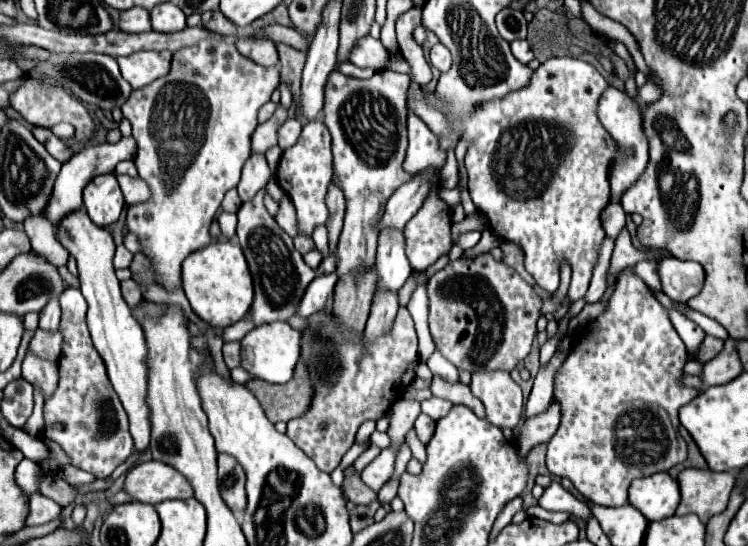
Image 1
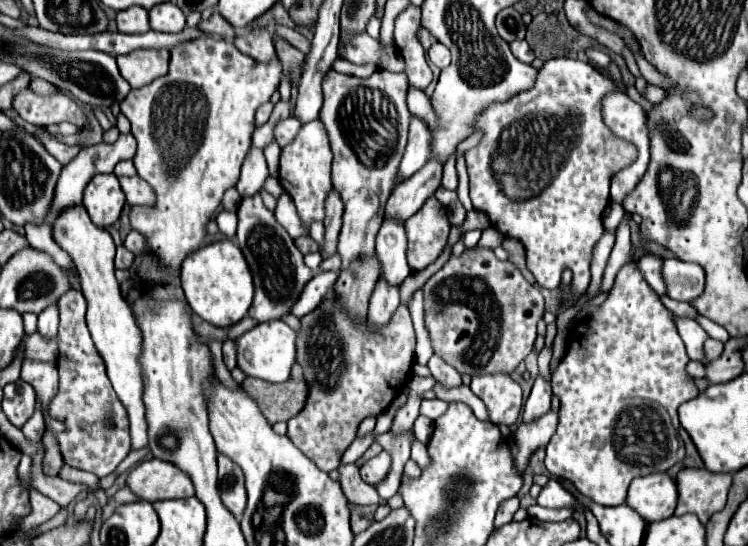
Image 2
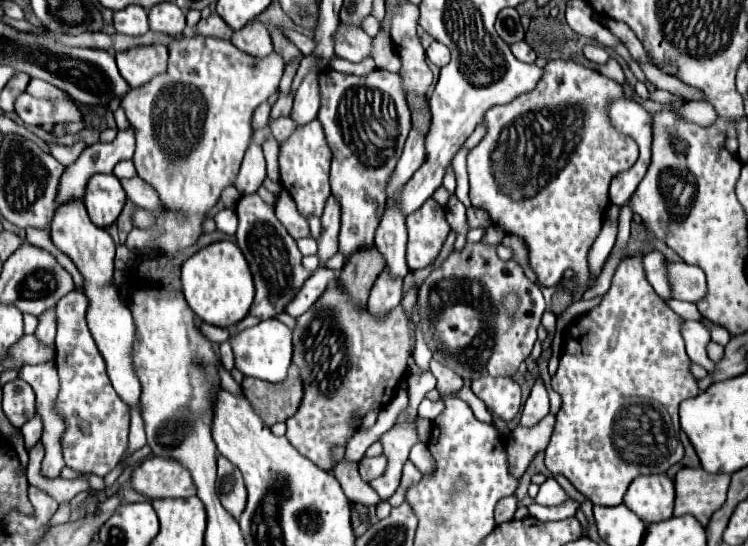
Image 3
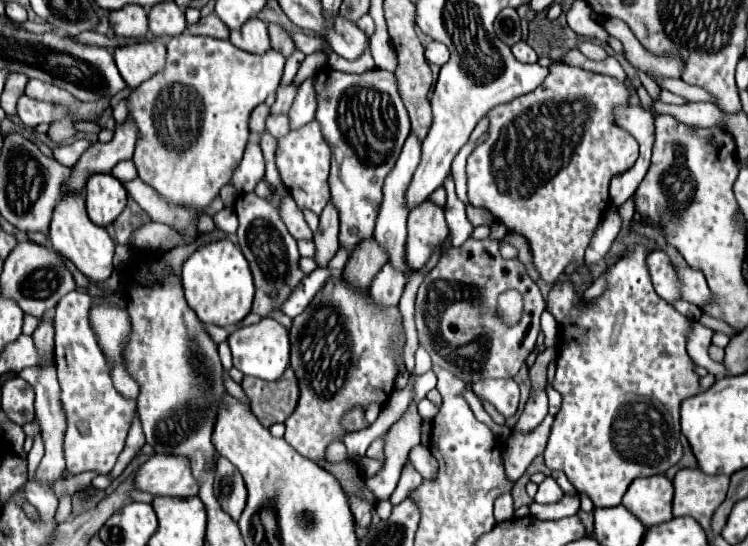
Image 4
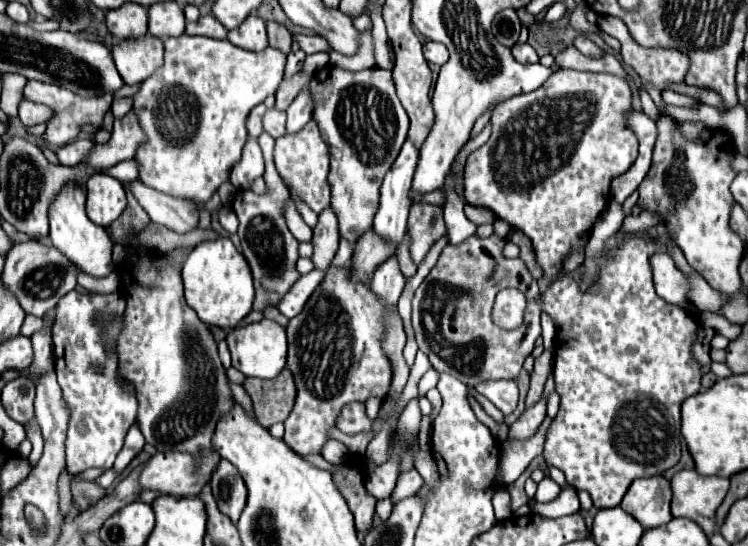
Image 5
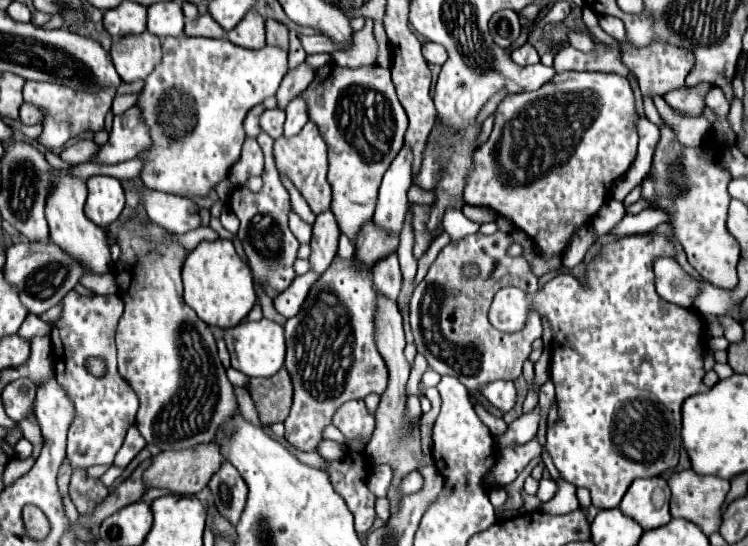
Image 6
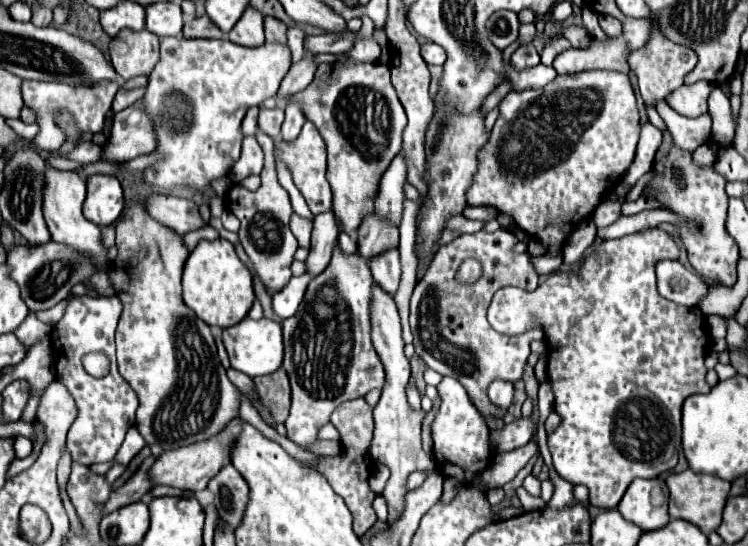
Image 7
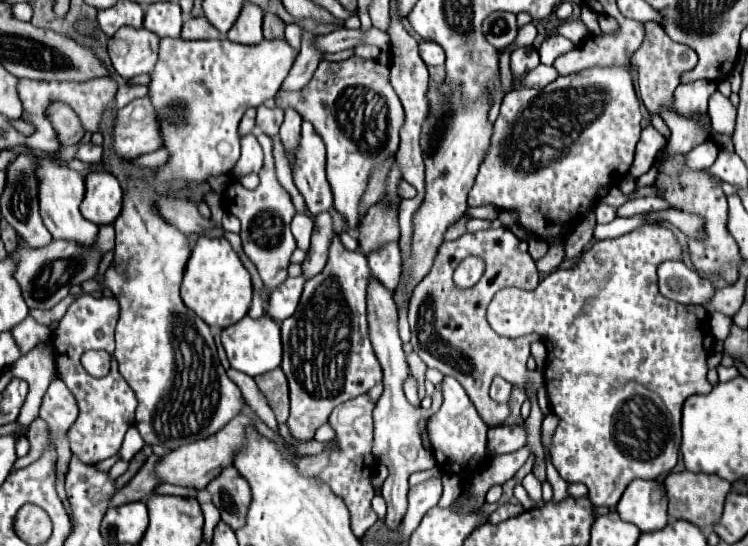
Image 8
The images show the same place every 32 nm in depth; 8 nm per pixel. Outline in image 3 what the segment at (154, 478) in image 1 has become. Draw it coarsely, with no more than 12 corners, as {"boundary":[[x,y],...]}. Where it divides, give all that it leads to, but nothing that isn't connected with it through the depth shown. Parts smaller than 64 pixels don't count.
{"boundary":[[148,458],[130,486],[150,498],[190,498],[196,486],[176,460]]}

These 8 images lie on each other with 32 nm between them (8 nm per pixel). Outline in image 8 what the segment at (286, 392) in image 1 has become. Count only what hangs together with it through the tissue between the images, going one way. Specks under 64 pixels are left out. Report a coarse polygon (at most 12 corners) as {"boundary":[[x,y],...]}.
{"boundary":[[282,368],[254,378],[278,422],[288,418],[288,380]]}

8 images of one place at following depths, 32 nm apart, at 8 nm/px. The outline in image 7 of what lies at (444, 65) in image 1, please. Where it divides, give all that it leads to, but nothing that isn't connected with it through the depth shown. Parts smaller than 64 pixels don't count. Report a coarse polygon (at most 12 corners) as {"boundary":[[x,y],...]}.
{"boundary":[[432,42],[422,44],[426,64],[444,64],[444,48]]}

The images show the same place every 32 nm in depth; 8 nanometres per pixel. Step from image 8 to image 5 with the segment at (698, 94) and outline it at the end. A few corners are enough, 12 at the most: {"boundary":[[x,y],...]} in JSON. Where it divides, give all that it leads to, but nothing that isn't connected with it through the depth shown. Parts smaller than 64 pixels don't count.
{"boundary":[[662,92],[662,100],[674,106],[694,106],[696,100],[670,92]]}

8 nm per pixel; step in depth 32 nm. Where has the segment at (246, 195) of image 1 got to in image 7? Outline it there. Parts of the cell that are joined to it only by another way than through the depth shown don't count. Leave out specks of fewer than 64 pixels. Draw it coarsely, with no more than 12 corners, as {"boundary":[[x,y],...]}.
{"boundary":[[254,136],[242,142],[242,156],[230,172],[240,184],[252,174],[260,174],[264,156]]}

